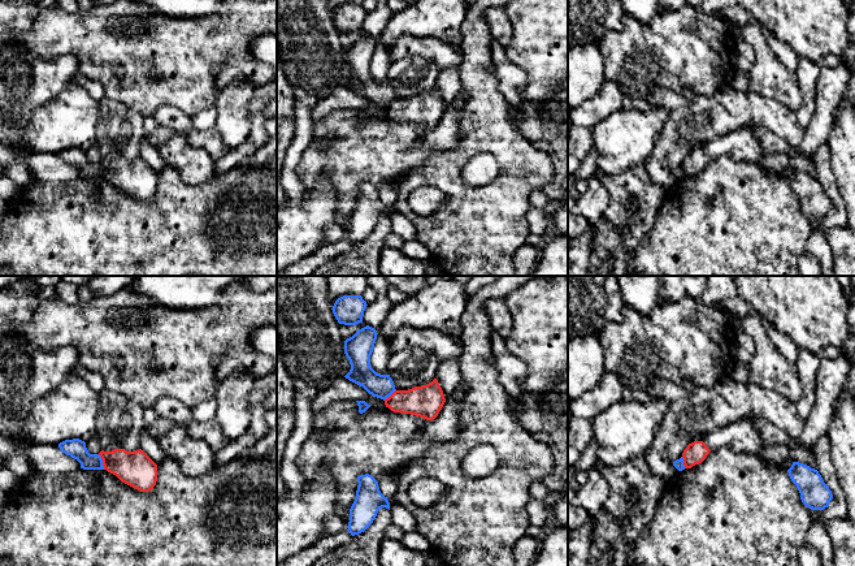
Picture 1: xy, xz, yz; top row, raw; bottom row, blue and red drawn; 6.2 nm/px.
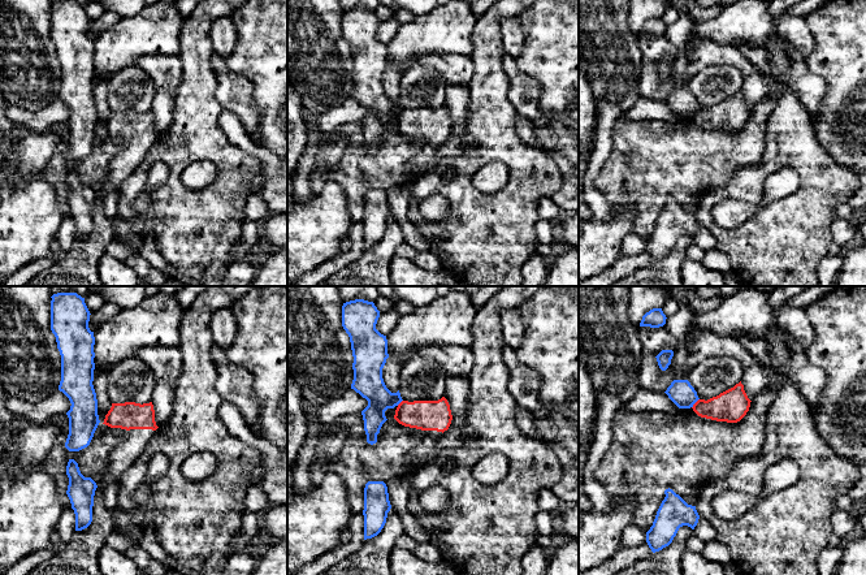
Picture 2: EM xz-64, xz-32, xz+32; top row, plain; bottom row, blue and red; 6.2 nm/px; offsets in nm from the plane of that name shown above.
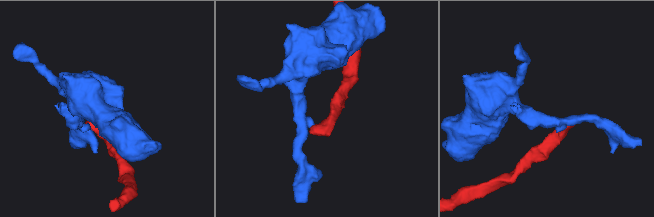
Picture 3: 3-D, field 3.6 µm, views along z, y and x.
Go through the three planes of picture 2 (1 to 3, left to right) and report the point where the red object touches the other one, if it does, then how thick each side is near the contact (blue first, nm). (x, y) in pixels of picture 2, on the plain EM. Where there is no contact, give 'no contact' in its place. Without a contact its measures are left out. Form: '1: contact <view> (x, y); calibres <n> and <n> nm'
1: no contact
2: contact xz-32 (399, 111); calibres 180 and 190 nm
3: contact xz+32 (695, 111); calibres 160 and 200 nm

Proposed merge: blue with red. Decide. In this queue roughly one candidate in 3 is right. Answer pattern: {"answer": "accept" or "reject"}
{"answer": "reject"}

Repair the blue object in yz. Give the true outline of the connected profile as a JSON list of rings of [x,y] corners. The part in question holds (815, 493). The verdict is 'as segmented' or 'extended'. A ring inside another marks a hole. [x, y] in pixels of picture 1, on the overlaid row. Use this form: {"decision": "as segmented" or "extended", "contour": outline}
{"decision": "as segmented", "contour": [[[793,462],[787,472],[800,493],[802,502],[807,507],[824,510],[829,506],[833,494],[817,470],[799,462]]]}

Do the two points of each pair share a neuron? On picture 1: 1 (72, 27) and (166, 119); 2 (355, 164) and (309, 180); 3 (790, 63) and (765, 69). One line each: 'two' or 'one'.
1: two
2: one
3: two

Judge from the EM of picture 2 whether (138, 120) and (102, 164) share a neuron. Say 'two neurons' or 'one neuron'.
two neurons

